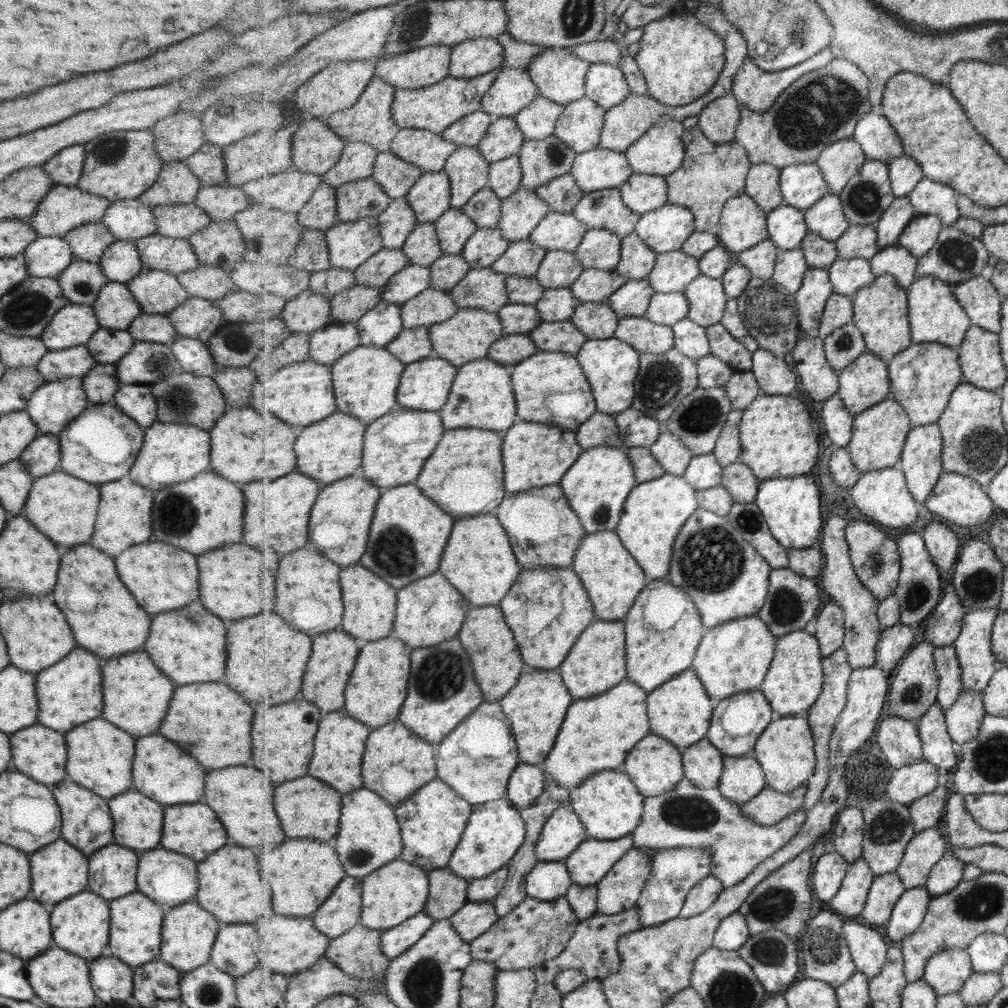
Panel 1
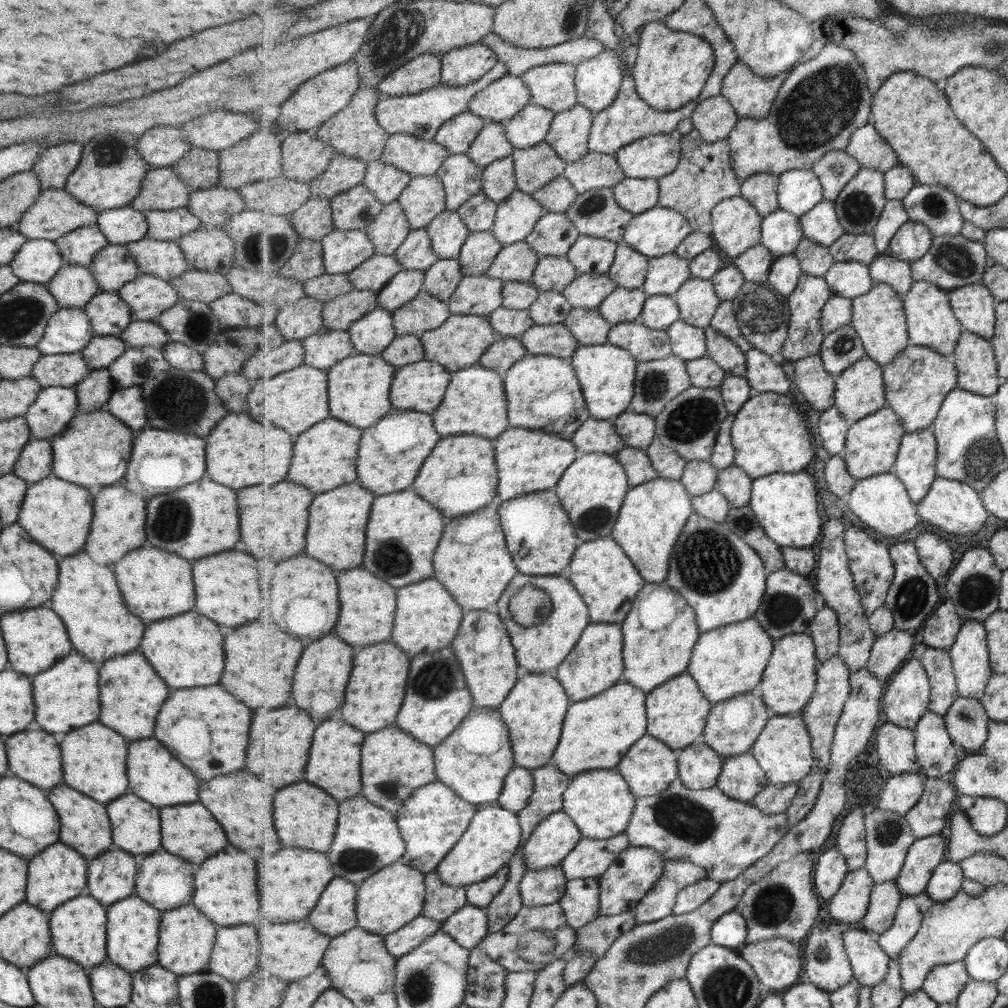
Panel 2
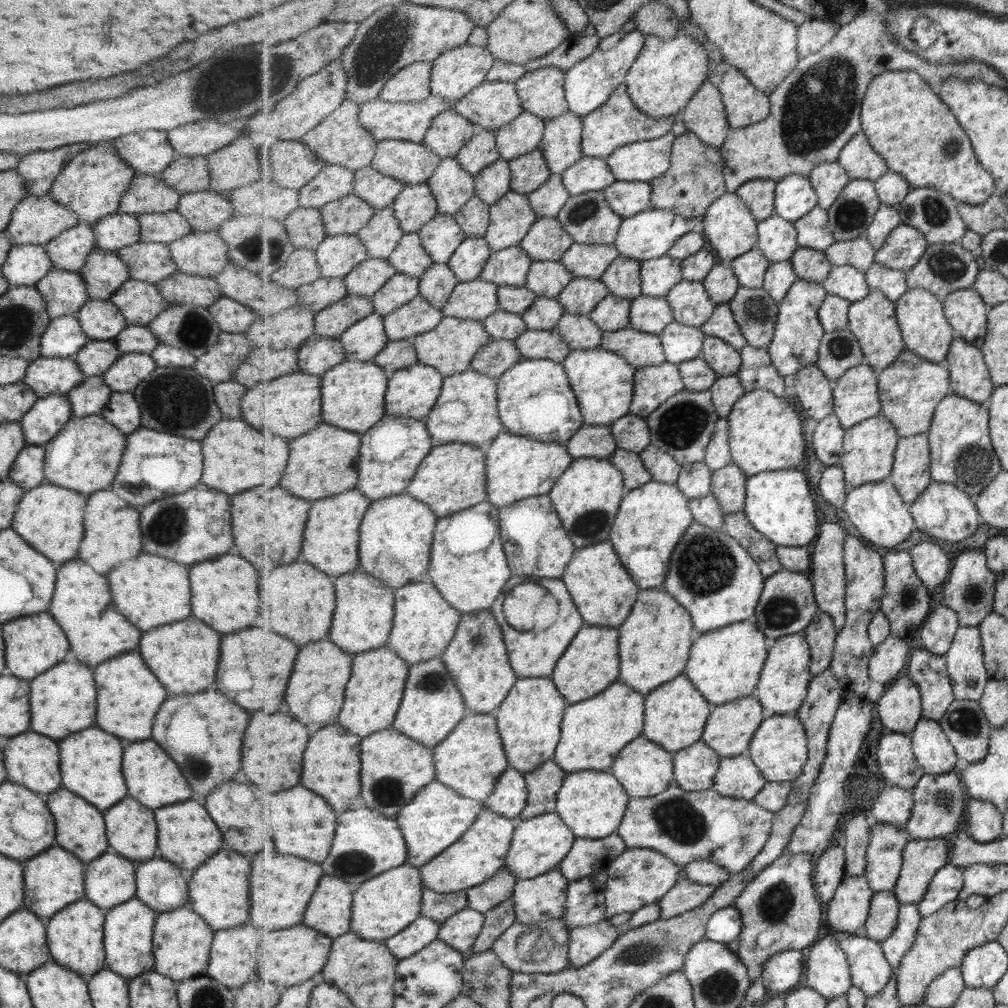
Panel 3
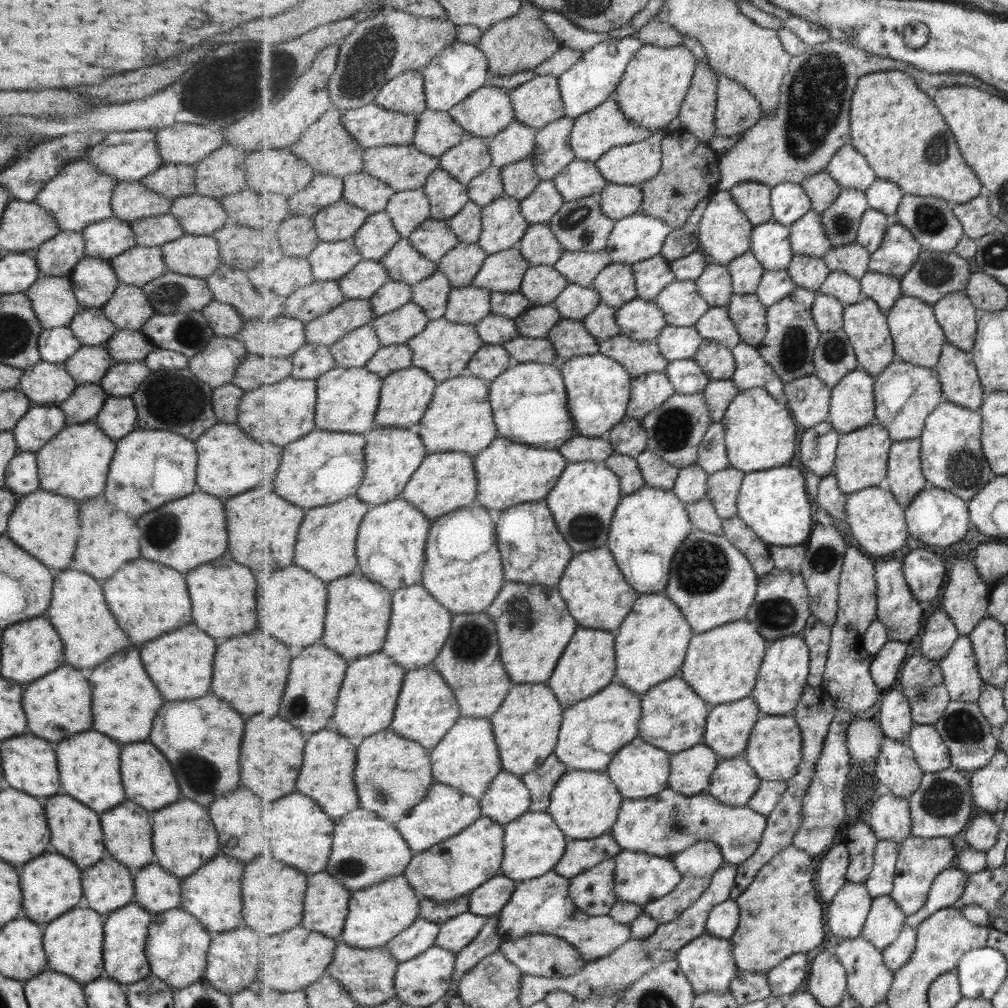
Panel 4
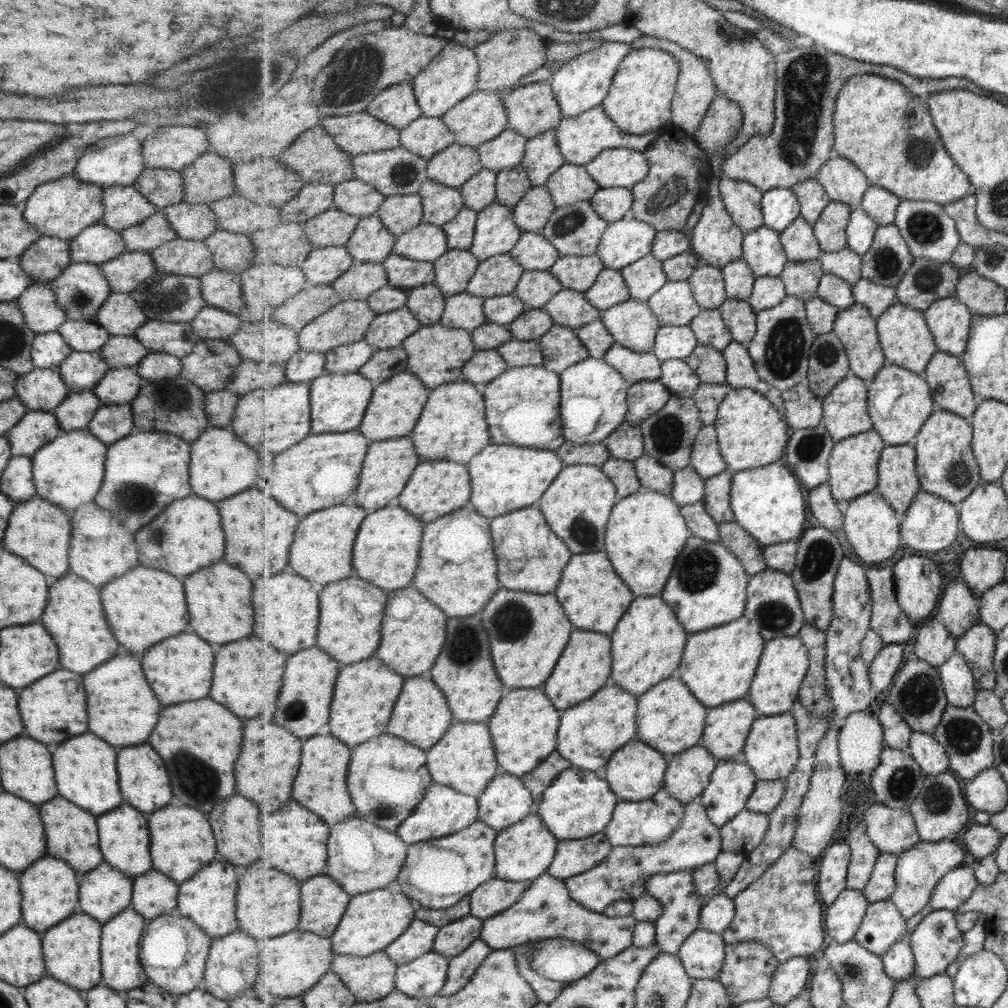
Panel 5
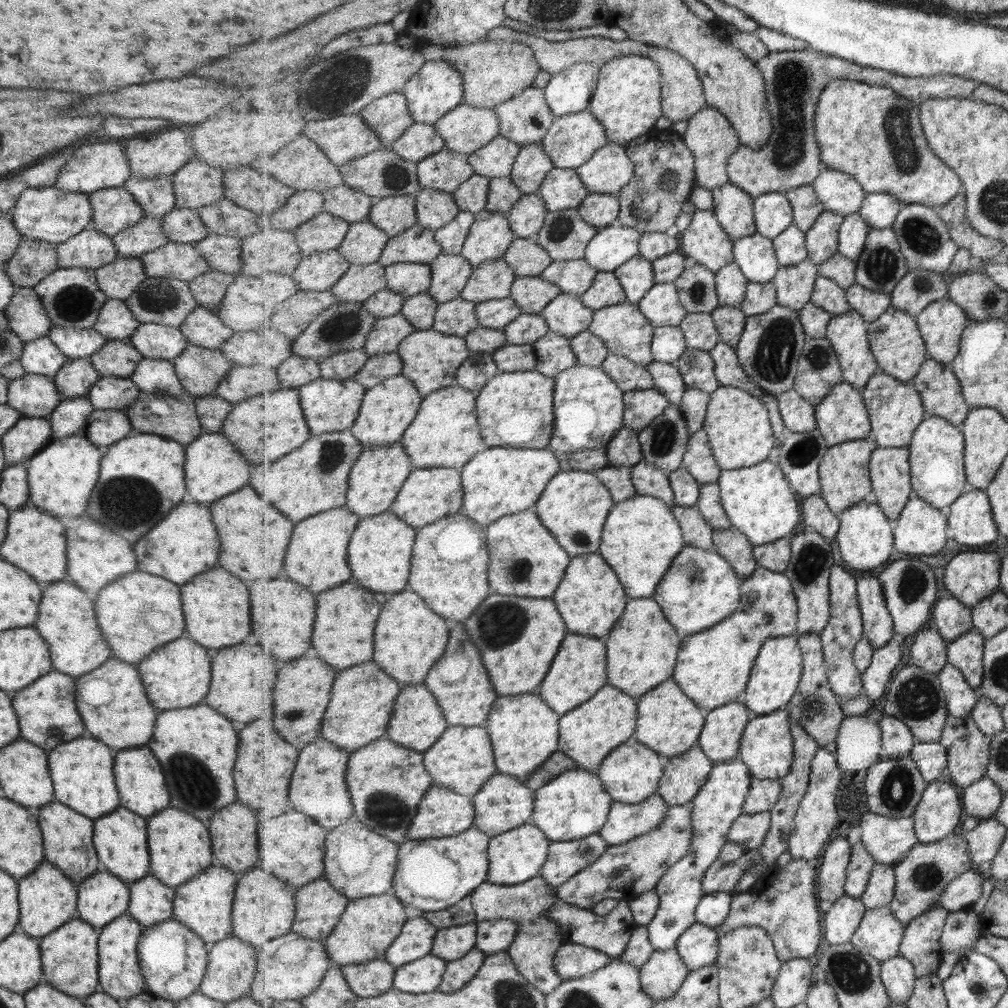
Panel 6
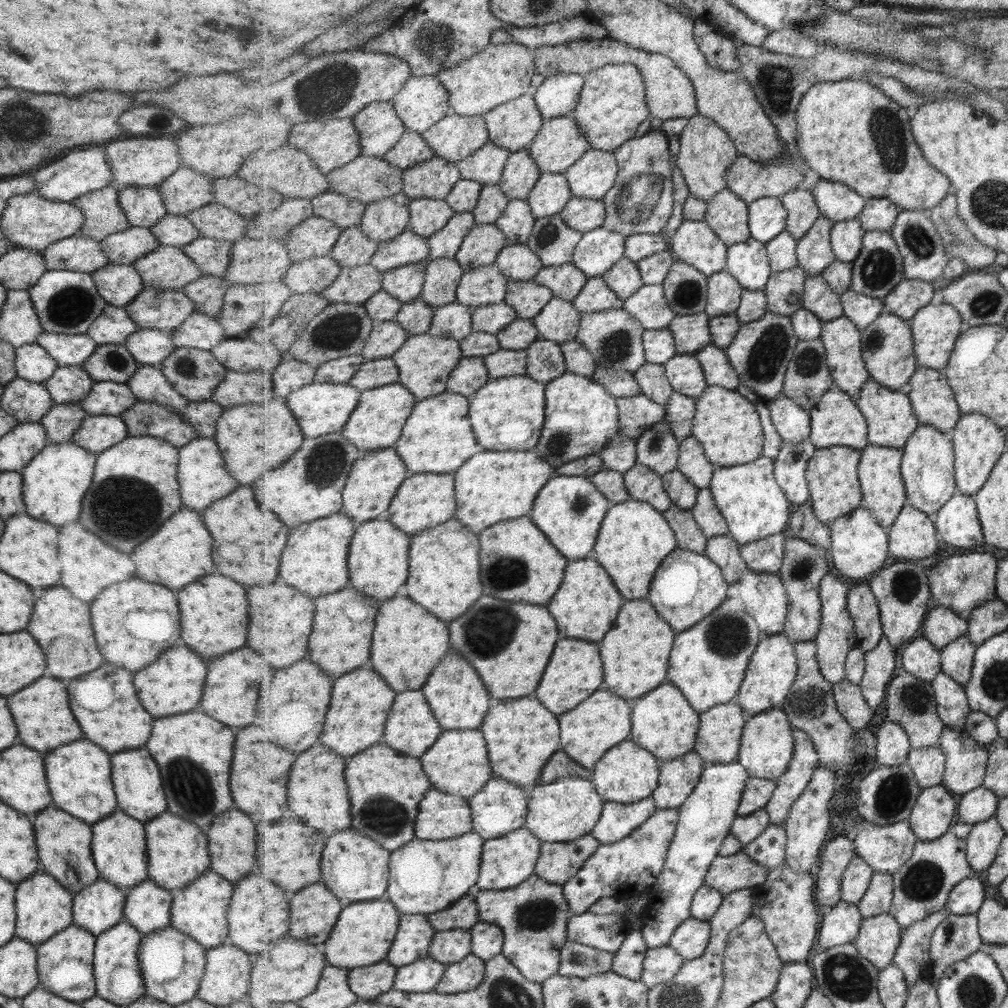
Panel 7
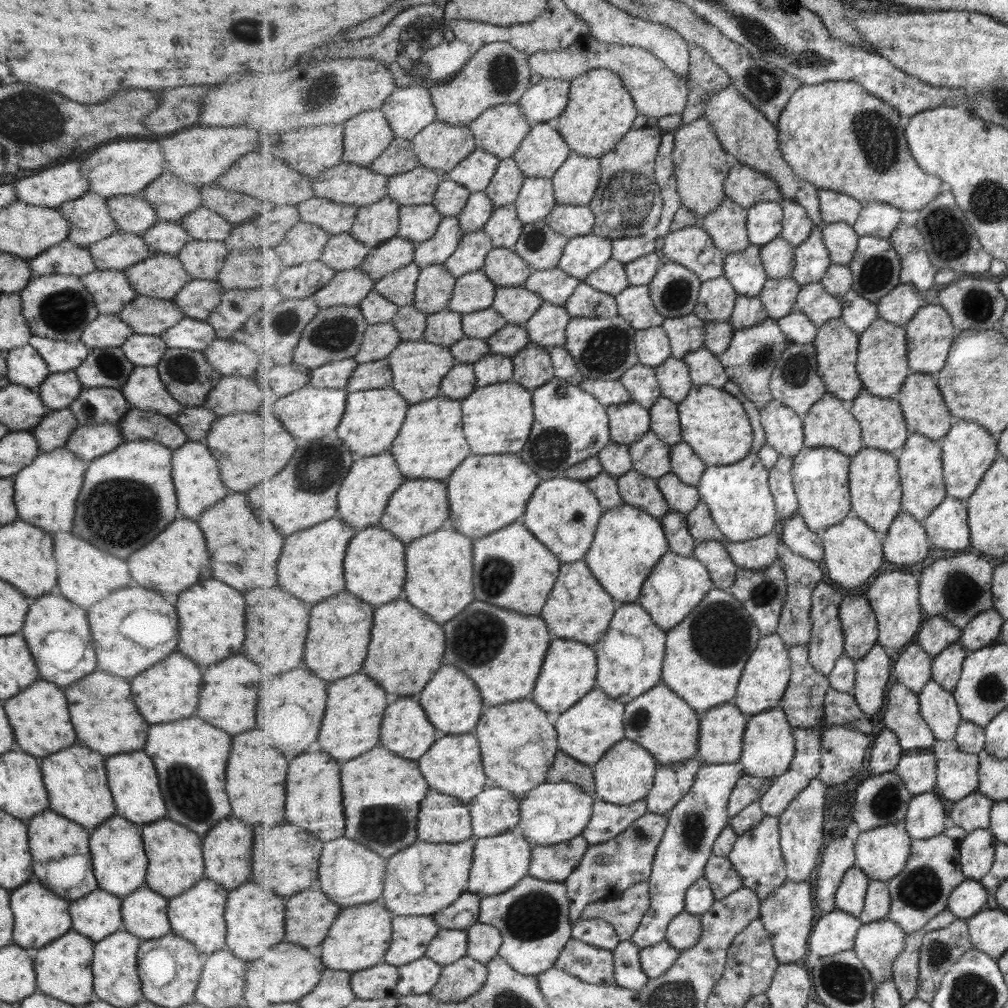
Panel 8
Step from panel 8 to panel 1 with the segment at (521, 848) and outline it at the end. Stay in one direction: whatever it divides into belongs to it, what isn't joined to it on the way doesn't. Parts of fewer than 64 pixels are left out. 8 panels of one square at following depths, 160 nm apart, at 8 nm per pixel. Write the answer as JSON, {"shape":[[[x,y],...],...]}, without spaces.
{"shape":[[[570,804],[555,810],[536,846],[540,861],[565,861],[588,838],[586,826]]]}

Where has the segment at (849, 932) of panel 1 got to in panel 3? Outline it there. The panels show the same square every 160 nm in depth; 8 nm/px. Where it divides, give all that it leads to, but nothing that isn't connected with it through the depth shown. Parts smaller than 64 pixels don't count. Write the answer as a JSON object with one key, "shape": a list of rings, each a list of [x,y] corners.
{"shape":[[[848,933],[840,945],[850,961],[853,985],[863,990],[868,998],[881,993],[895,975],[895,968],[889,964],[882,943],[867,935]]]}

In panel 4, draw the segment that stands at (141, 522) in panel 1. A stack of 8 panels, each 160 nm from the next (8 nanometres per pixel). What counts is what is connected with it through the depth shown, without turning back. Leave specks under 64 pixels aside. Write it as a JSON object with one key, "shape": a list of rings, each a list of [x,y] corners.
{"shape":[[[103,494],[80,503],[78,512],[79,536],[73,552],[75,570],[83,570],[95,580],[107,580],[115,572],[113,568],[119,568],[129,560],[140,558],[137,540],[139,530],[135,528],[135,522],[129,520],[124,512],[111,510],[111,505],[104,499]]]}

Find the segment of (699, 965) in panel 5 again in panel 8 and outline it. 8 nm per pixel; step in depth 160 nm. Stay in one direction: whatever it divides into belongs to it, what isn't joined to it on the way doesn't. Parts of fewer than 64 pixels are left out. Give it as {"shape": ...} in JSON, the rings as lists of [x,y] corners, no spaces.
{"shape":[[[685,910],[670,922],[666,940],[675,948],[684,951],[692,949],[697,945],[702,934],[701,916],[691,914]]]}

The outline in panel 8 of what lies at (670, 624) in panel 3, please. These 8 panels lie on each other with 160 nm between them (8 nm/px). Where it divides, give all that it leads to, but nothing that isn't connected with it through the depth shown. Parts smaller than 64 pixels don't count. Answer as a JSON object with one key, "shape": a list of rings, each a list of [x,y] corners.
{"shape":[[[639,603],[619,604],[611,621],[611,628],[623,632],[625,636],[635,636],[645,644],[643,666],[641,668],[627,668],[627,670],[607,670],[607,660],[601,659],[598,662],[597,688],[606,691],[607,694],[611,695],[611,698],[617,698],[619,702],[631,702],[662,682],[664,663],[666,662],[667,631],[664,631],[654,621],[650,611]]]}

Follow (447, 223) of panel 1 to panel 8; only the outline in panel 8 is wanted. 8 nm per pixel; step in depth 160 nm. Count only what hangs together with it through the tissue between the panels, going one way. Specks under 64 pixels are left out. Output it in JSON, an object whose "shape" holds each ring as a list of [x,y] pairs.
{"shape":[[[400,236],[390,238],[381,245],[373,247],[369,256],[360,266],[371,278],[380,281],[397,269],[414,262],[417,243]]]}

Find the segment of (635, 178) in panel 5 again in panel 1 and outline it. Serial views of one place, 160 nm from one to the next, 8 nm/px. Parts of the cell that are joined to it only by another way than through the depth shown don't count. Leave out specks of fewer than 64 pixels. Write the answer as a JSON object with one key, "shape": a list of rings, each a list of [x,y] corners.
{"shape":[[[671,118],[651,127],[634,145],[626,150],[634,172],[639,174],[668,174],[679,170],[686,157],[682,136],[685,125]]]}

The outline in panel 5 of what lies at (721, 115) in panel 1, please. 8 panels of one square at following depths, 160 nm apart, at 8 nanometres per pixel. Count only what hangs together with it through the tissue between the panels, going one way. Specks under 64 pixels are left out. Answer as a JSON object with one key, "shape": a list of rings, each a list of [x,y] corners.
{"shape":[[[643,34],[633,43],[635,49],[658,49],[667,51],[671,55],[675,55],[675,59],[679,59],[679,67],[682,67],[683,72],[679,78],[679,86],[675,92],[673,103],[673,116],[671,125],[681,127],[692,136],[698,132],[698,128],[702,126],[703,120],[707,116],[711,108],[712,102],[718,96],[719,88],[715,85],[715,79],[711,77],[710,67],[704,59],[701,59],[695,52],[687,50],[686,47],[681,47],[677,42],[671,41],[669,38],[655,38],[649,34]]]}

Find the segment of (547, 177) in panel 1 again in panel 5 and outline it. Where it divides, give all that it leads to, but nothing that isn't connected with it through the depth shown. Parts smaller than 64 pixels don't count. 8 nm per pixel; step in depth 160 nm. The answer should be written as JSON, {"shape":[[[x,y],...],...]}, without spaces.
{"shape":[[[522,165],[498,172],[498,197],[496,202],[515,207],[534,186],[530,175]]]}

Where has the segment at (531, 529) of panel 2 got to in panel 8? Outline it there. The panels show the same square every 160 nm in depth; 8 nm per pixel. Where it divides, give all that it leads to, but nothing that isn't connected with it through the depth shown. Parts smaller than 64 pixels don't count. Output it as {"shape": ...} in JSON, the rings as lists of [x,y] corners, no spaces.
{"shape":[[[522,521],[473,541],[475,598],[523,614],[541,615],[564,565],[558,556]]]}

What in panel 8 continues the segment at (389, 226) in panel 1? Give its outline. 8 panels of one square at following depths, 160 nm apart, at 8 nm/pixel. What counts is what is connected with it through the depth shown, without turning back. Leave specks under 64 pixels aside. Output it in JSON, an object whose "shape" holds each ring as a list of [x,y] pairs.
{"shape":[[[350,232],[341,233],[330,238],[320,260],[337,271],[354,269],[362,265],[371,249]]]}

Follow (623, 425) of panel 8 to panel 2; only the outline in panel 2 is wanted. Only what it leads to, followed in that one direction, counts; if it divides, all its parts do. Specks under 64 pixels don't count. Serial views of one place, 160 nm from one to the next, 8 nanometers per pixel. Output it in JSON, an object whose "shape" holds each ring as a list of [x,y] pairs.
{"shape":[[[674,354],[669,358],[639,361],[635,396],[629,410],[656,417],[674,398],[690,389],[693,384],[686,361]]]}

